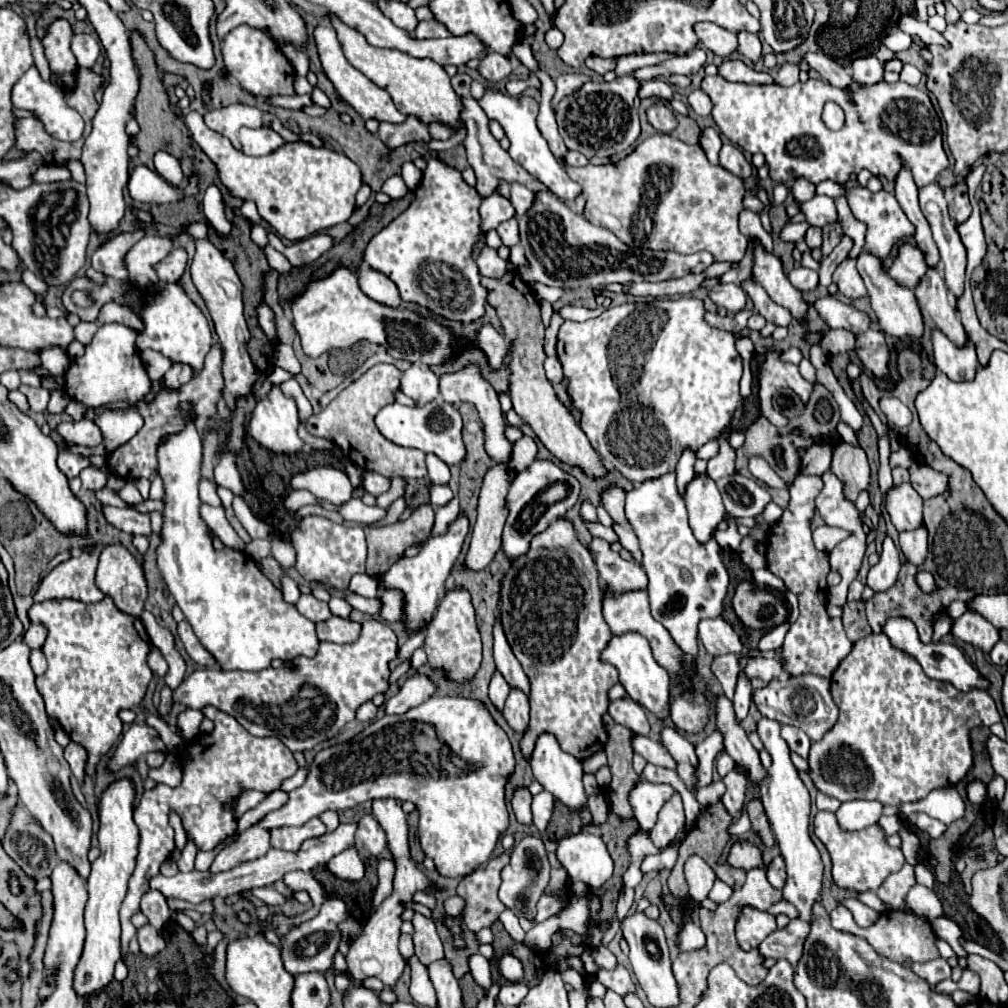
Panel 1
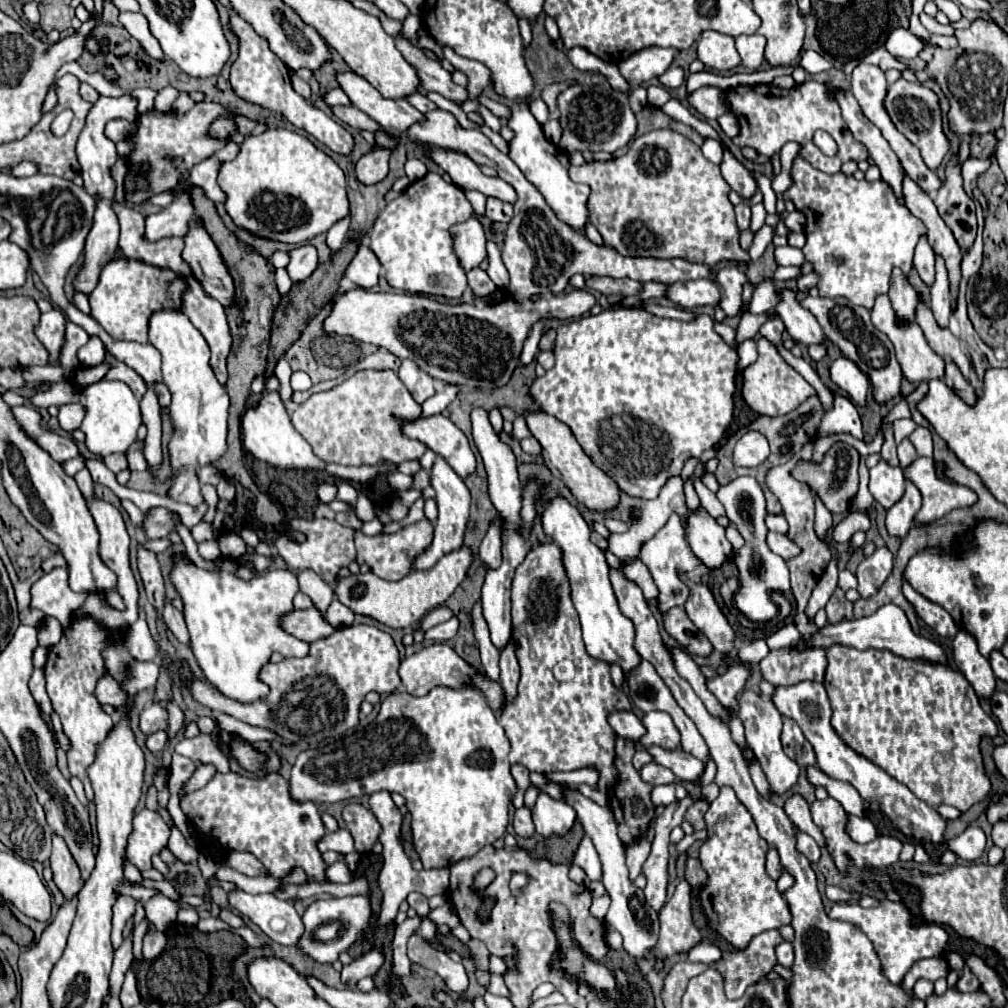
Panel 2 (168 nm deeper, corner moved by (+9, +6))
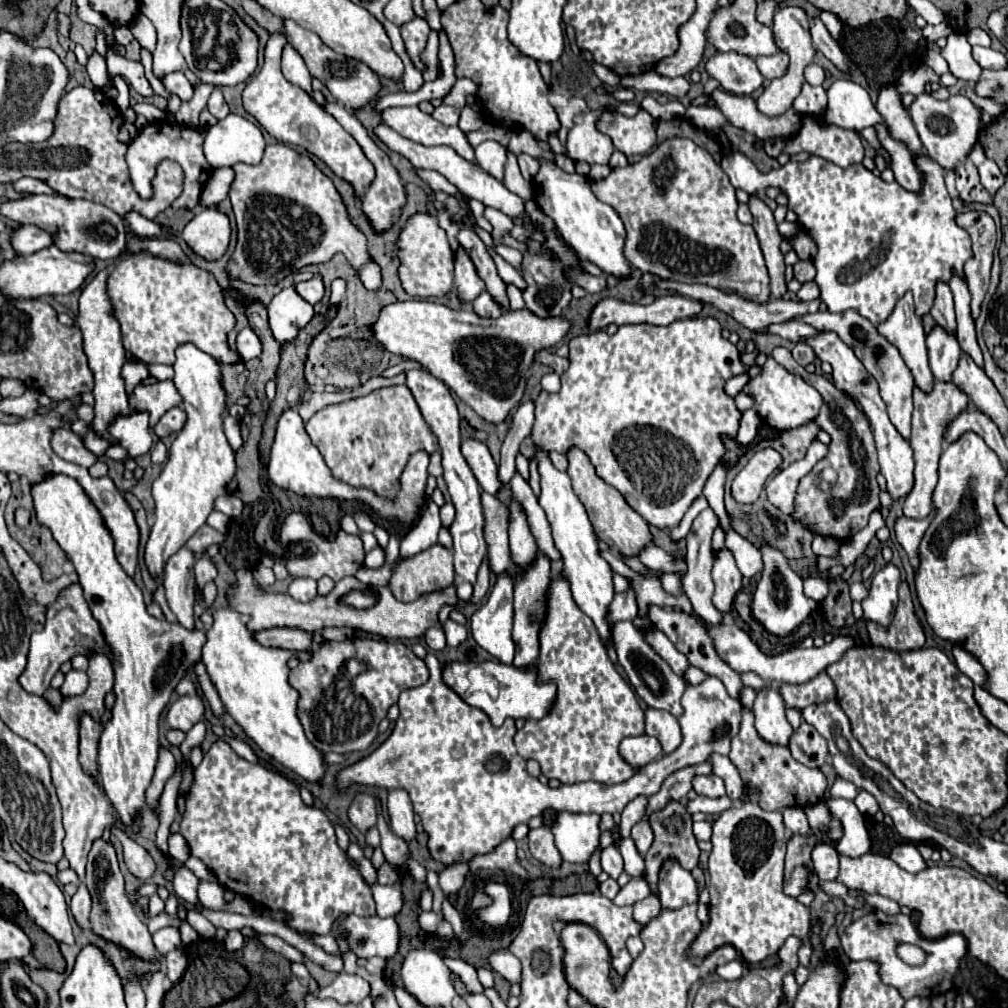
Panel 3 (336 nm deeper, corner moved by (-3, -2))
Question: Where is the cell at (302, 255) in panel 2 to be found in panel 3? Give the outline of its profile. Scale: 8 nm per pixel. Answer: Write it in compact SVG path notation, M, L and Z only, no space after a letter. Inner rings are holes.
M313 275L311 281L307 281L307 283L297 283L297 285L295 285L295 291L297 291L297 295L301 295L307 303L311 303L311 305L319 303L319 301L323 299L323 283L321 283L321 277L319 277L319 275Z

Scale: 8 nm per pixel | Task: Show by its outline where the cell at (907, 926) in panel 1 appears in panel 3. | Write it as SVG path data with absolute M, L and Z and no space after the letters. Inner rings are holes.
M881 911L867 913L865 917L853 921L841 935L841 947L851 961L873 961L873 963L877 963L881 981L885 985L895 987L903 999L911 999L917 995L919 997L935 997L935 995L943 995L943 993L951 991L953 977L955 977L957 967L959 967L959 961L967 953L967 943L957 933L947 935L947 937L939 937L939 939L925 939L923 935L919 935L917 927L913 925L913 921L907 915L899 913L895 917L889 917ZM899 943L913 943L913 945L925 949L927 961L919 967L905 965L897 957L897 951L895 951L895 947Z

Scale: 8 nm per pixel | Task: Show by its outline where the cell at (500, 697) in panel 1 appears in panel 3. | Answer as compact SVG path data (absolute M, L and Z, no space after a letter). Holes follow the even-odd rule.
M509 575L497 577L497 583L487 603L483 603L481 609L475 611L471 623L473 623L473 639L477 641L477 645L489 651L495 659L511 665L515 647L511 643L503 645L503 641L511 639L513 593L503 593L503 581L513 581L513 579Z

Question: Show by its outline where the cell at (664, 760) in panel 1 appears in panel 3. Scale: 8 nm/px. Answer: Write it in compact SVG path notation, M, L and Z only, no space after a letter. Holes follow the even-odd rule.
M697 775L693 779L693 789L705 797L723 797L725 795L725 783L717 775Z

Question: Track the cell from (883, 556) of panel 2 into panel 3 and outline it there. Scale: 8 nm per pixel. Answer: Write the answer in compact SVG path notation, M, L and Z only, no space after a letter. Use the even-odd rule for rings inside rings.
M889 563L879 573L873 575L871 589L867 599L863 601L863 615L867 621L881 623L887 627L893 621L895 607L897 607L897 589L901 583L899 569Z

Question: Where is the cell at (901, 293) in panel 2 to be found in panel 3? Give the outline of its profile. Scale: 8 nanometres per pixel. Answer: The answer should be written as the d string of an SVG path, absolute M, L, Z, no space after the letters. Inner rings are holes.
M909 293L899 299L889 319L877 325L877 333L889 339L889 343L893 343L899 349L903 361L907 363L915 379L915 387L921 387L921 391L929 391L935 379L931 375L929 361L927 361L923 321L921 317L915 315L913 297Z

